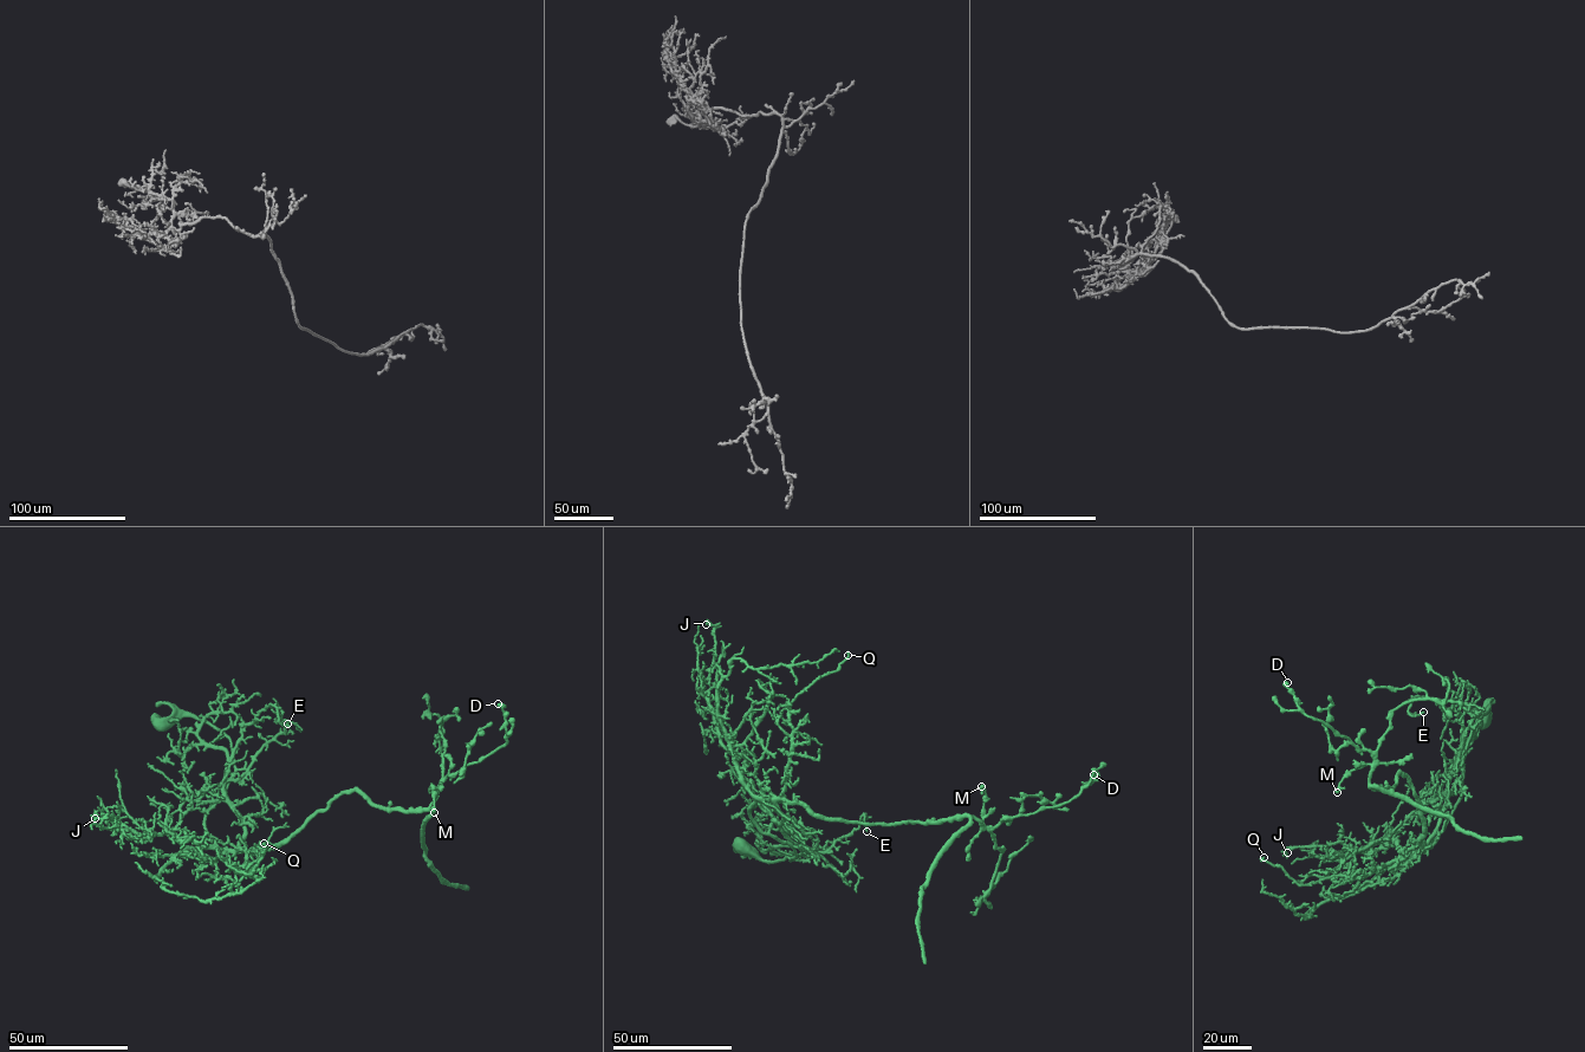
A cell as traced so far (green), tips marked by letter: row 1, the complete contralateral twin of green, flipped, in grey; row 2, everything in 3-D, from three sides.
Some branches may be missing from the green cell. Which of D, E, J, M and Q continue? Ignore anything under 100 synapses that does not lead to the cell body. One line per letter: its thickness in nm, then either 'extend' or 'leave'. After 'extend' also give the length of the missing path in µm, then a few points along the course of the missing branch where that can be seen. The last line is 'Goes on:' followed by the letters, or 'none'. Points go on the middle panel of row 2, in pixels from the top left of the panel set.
D: calibre 550 nm; leave
E: calibre 150 nm; leave
J: calibre 200 nm; leave
M: calibre 650 nm; leave
Q: calibre 120 nm; leave
Goes on: none

